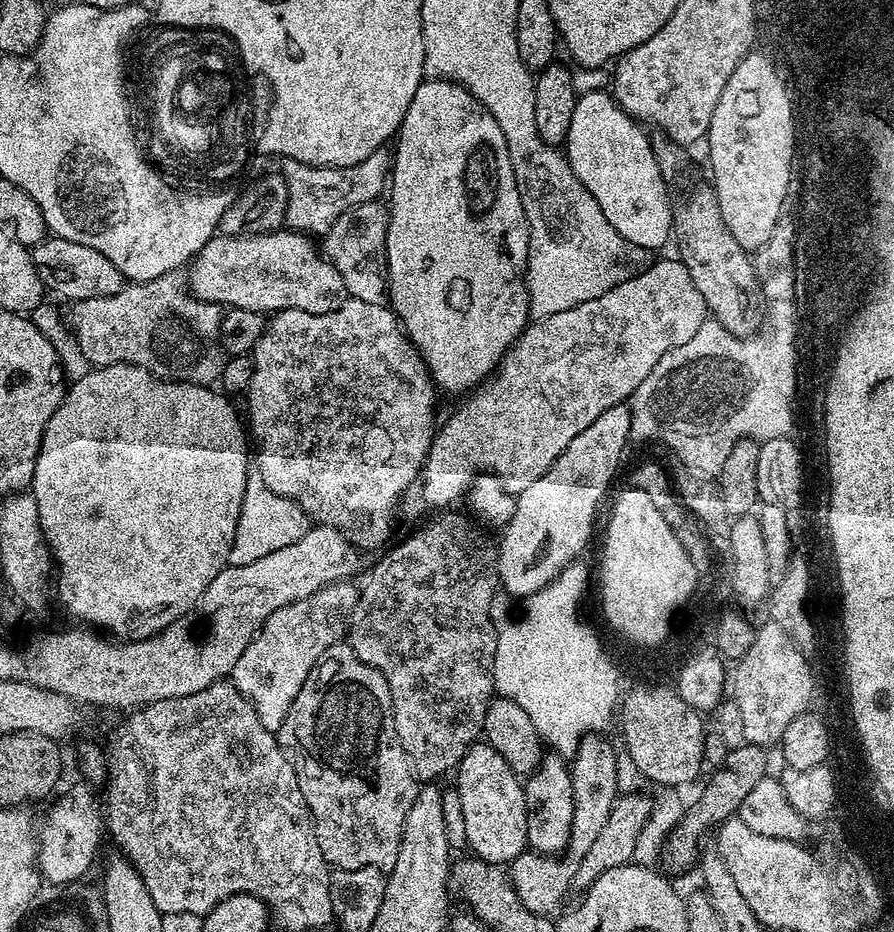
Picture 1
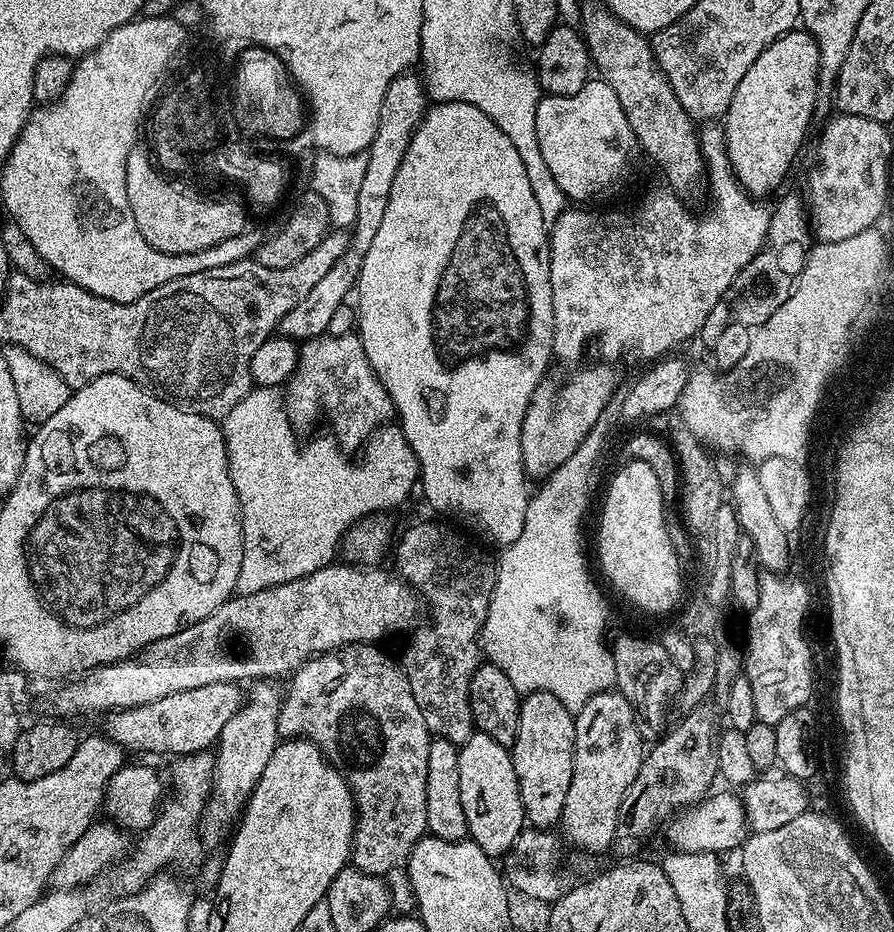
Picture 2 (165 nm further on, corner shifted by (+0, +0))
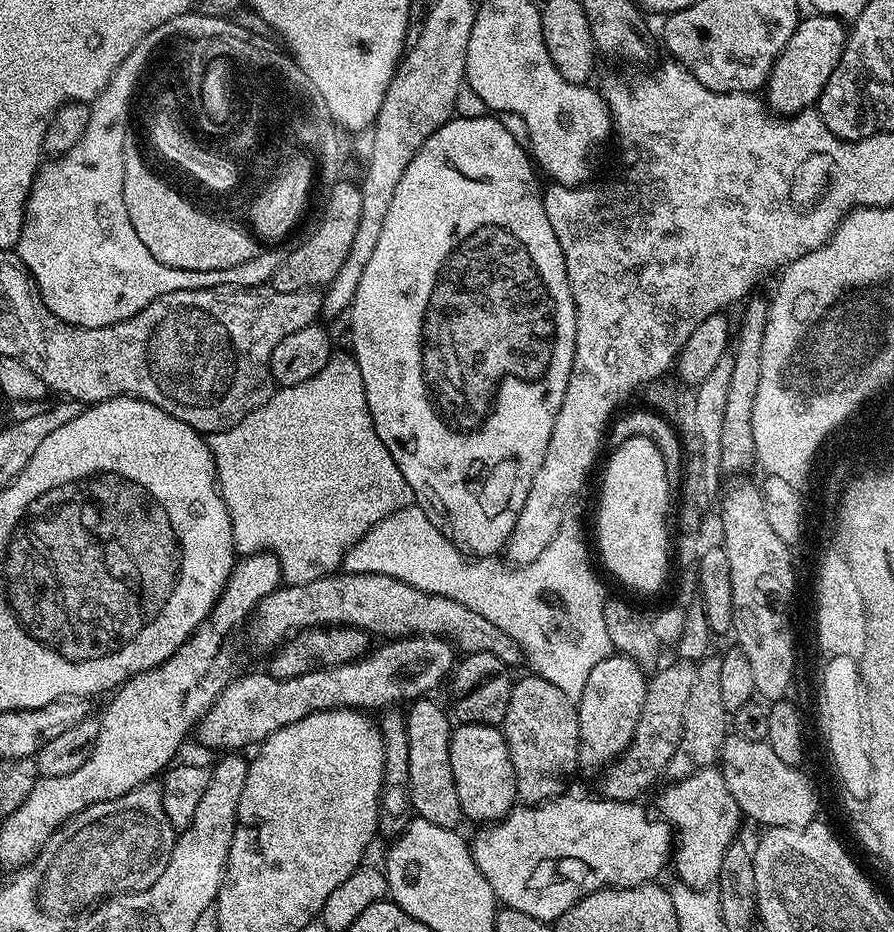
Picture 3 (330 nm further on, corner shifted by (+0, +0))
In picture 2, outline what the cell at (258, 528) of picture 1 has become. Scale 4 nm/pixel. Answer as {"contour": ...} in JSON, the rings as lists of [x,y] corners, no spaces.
{"contour":[[[253,387],[250,394],[246,394],[246,398],[242,398],[242,402],[238,402],[238,406],[234,406],[234,410],[230,410],[230,414],[226,414],[222,421],[224,429],[224,441],[226,442],[226,450],[228,451],[228,469],[230,470],[230,478],[234,482],[234,490],[238,494],[238,502],[240,503],[240,525],[242,526],[242,534],[244,535],[244,549],[242,550],[242,566],[238,570],[238,582],[236,583],[236,592],[241,596],[246,594],[254,594],[258,590],[266,590],[278,586],[282,582],[290,582],[297,579],[296,560],[300,564],[308,563],[308,566],[323,566],[331,564],[337,559],[338,553],[342,548],[342,541],[347,532],[352,529],[355,524],[360,523],[365,518],[375,517],[377,514],[384,514],[387,508],[396,508],[408,495],[412,492],[412,487],[417,487],[420,479],[420,463],[416,461],[414,450],[410,450],[410,446],[406,442],[404,433],[396,426],[385,426],[372,433],[368,438],[368,443],[362,449],[360,464],[355,464],[351,460],[349,453],[336,443],[331,435],[325,436],[313,435],[309,444],[304,444],[300,448],[298,433],[292,424],[288,421],[288,411],[284,405],[284,398],[280,388],[257,388]]]}

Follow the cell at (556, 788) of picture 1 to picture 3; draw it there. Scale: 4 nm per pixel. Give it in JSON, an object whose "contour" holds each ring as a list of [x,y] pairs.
{"contour":[[[535,674],[515,681],[502,725],[504,741],[514,766],[516,795],[525,805],[544,804],[569,791],[568,783],[578,772],[578,714],[576,704],[558,686]]]}

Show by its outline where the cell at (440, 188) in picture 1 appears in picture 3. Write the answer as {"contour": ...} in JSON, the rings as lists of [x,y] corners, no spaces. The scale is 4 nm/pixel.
{"contour":[[[460,114],[460,115],[457,115],[457,116],[456,116],[456,117],[455,117],[455,118],[453,118],[453,119],[451,119],[451,120],[447,120],[447,122],[445,122],[445,124],[444,124],[444,125],[443,125],[443,126],[441,126],[441,128],[439,128],[439,129],[438,129],[438,130],[434,130],[434,134],[430,134],[430,138],[426,138],[426,142],[425,142],[425,143],[424,143],[424,145],[423,145],[423,146],[422,146],[422,150],[418,150],[418,154],[414,154],[414,162],[410,162],[410,166],[406,166],[406,174],[402,174],[402,182],[398,182],[398,190],[394,190],[394,198],[390,198],[390,211],[389,211],[389,212],[387,212],[387,214],[386,214],[386,222],[382,222],[382,235],[380,235],[380,237],[378,237],[378,246],[374,246],[374,255],[373,255],[373,256],[371,256],[371,257],[370,257],[370,262],[366,262],[366,274],[362,274],[362,282],[358,282],[358,294],[354,294],[354,302],[353,302],[353,303],[352,303],[352,307],[351,307],[351,309],[350,309],[350,317],[351,317],[351,316],[352,316],[352,348],[351,348],[351,347],[350,347],[350,352],[351,352],[351,355],[353,355],[353,356],[355,356],[355,358],[356,358],[356,361],[357,361],[357,362],[358,362],[358,370],[362,370],[362,382],[363,382],[363,383],[364,383],[364,385],[365,385],[365,386],[366,386],[366,402],[367,402],[367,403],[368,403],[368,409],[369,409],[369,410],[370,410],[370,414],[371,414],[371,415],[372,415],[372,421],[373,421],[373,422],[374,422],[374,426],[375,426],[375,427],[376,427],[376,429],[377,429],[377,430],[378,430],[378,438],[382,438],[382,442],[386,442],[386,450],[390,450],[390,458],[394,458],[394,462],[398,462],[398,470],[402,470],[402,478],[406,478],[406,482],[410,482],[410,490],[411,490],[411,491],[412,491],[412,498],[413,498],[413,501],[415,501],[415,503],[416,503],[416,504],[417,504],[417,505],[418,505],[418,506],[419,506],[419,508],[420,508],[420,509],[422,509],[422,511],[424,511],[424,513],[425,513],[425,514],[426,514],[426,518],[430,518],[430,522],[434,522],[434,526],[438,526],[438,530],[439,530],[439,531],[440,531],[440,532],[443,532],[443,533],[444,533],[444,537],[446,537],[446,539],[447,539],[447,540],[451,540],[451,541],[452,541],[452,543],[453,543],[453,544],[455,544],[455,545],[456,545],[456,547],[457,547],[457,549],[459,549],[459,551],[461,551],[461,552],[463,552],[463,553],[465,553],[465,554],[471,554],[471,552],[473,552],[473,553],[472,553],[472,554],[471,554],[471,555],[472,555],[472,556],[473,556],[473,557],[476,557],[476,558],[492,558],[492,557],[495,557],[495,556],[496,556],[496,555],[497,555],[497,553],[496,553],[496,551],[498,551],[498,550],[499,550],[499,548],[500,548],[500,551],[501,551],[501,549],[503,549],[503,548],[504,548],[504,547],[505,547],[505,545],[507,545],[507,543],[508,543],[508,539],[509,539],[509,538],[510,538],[510,534],[511,534],[511,533],[512,533],[512,531],[513,531],[513,530],[514,530],[514,526],[515,526],[515,525],[516,525],[516,523],[517,523],[517,522],[518,522],[518,518],[519,518],[519,517],[520,517],[520,511],[521,511],[521,510],[522,510],[522,502],[526,502],[526,494],[530,494],[530,486],[531,486],[531,485],[532,485],[532,483],[533,483],[533,482],[534,482],[534,474],[538,474],[538,466],[542,466],[542,462],[543,462],[543,461],[544,461],[544,459],[545,459],[545,458],[546,458],[546,446],[547,446],[547,445],[548,445],[548,443],[549,443],[549,442],[550,442],[550,436],[551,436],[551,434],[552,434],[552,431],[553,431],[553,430],[554,430],[554,422],[555,422],[555,421],[556,421],[556,419],[557,419],[557,418],[558,418],[558,414],[559,414],[559,413],[560,413],[560,407],[561,407],[561,406],[562,406],[562,398],[566,398],[566,382],[570,382],[570,370],[571,370],[571,369],[572,369],[572,363],[573,363],[573,362],[574,362],[574,342],[575,342],[575,341],[576,341],[576,307],[575,307],[575,306],[574,306],[574,298],[573,298],[573,297],[572,297],[572,291],[571,291],[571,290],[570,290],[570,282],[569,282],[569,281],[568,281],[568,275],[567,275],[567,274],[566,274],[566,262],[565,262],[565,261],[564,261],[564,255],[563,255],[563,254],[562,254],[562,246],[558,246],[558,238],[554,238],[554,226],[550,226],[550,218],[546,218],[546,210],[545,210],[545,209],[544,209],[544,194],[543,194],[543,191],[542,191],[542,184],[539,184],[539,182],[538,182],[538,181],[536,181],[536,176],[537,176],[537,177],[538,177],[538,172],[537,172],[537,169],[536,169],[536,168],[535,168],[535,167],[534,167],[534,161],[533,161],[533,159],[532,159],[532,157],[531,157],[531,155],[529,155],[529,153],[528,153],[528,152],[527,152],[527,151],[526,151],[526,148],[525,148],[525,145],[524,145],[524,144],[523,144],[523,143],[521,143],[521,141],[519,141],[519,140],[516,140],[516,139],[515,139],[515,138],[514,138],[514,134],[510,134],[510,130],[506,130],[506,126],[505,126],[505,125],[504,125],[504,122],[503,122],[503,119],[500,119],[500,118],[497,118],[497,117],[496,117],[496,116],[495,116],[495,115],[492,115],[492,114],[484,114],[484,115],[488,115],[488,116],[476,116],[476,115],[480,115],[480,114]]]}

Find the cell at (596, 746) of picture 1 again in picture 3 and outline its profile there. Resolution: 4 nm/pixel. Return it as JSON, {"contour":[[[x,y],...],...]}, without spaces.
{"contour":[[[623,654],[608,656],[598,662],[594,670],[590,670],[590,678],[586,678],[586,690],[582,690],[576,704],[580,735],[578,764],[583,771],[585,768],[588,772],[599,773],[628,749],[642,714],[642,702],[648,693],[648,680],[644,672],[641,665]]]}

